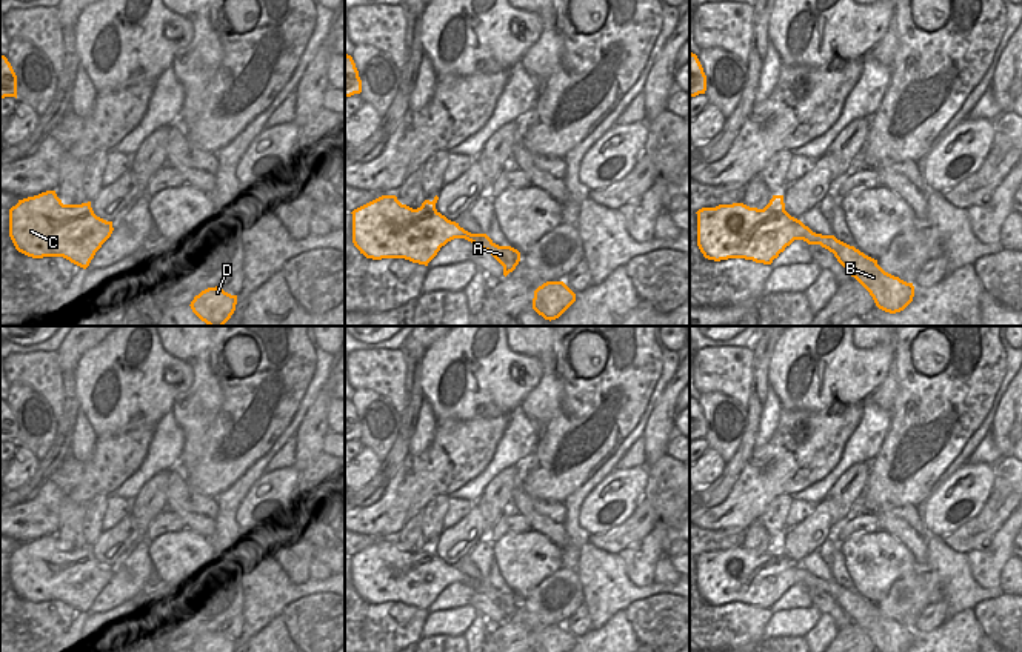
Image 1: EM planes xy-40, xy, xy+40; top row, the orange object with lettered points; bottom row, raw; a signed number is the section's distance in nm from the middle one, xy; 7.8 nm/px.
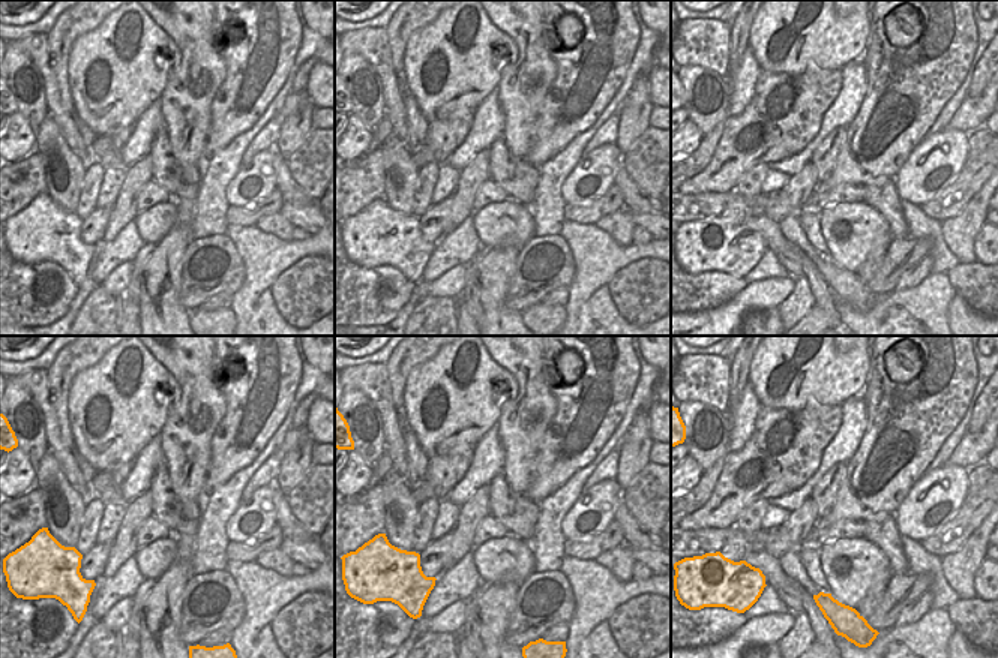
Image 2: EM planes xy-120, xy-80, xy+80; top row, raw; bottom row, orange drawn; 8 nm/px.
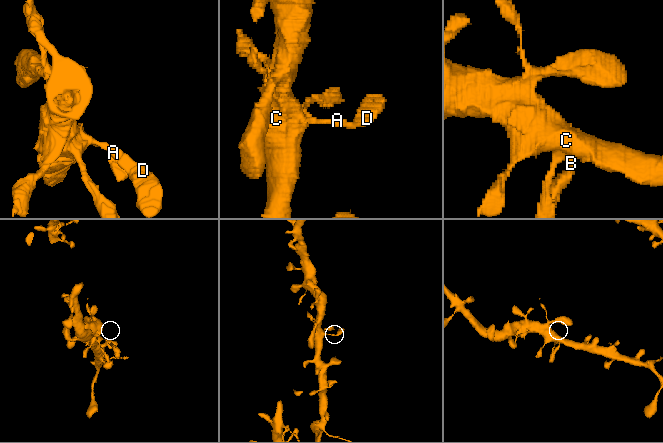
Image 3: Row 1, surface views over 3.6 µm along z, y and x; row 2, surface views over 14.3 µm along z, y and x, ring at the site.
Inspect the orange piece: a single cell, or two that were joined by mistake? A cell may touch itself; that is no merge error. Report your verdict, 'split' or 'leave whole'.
leave whole

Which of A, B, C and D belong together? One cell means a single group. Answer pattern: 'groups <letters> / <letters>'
groups A B C D

